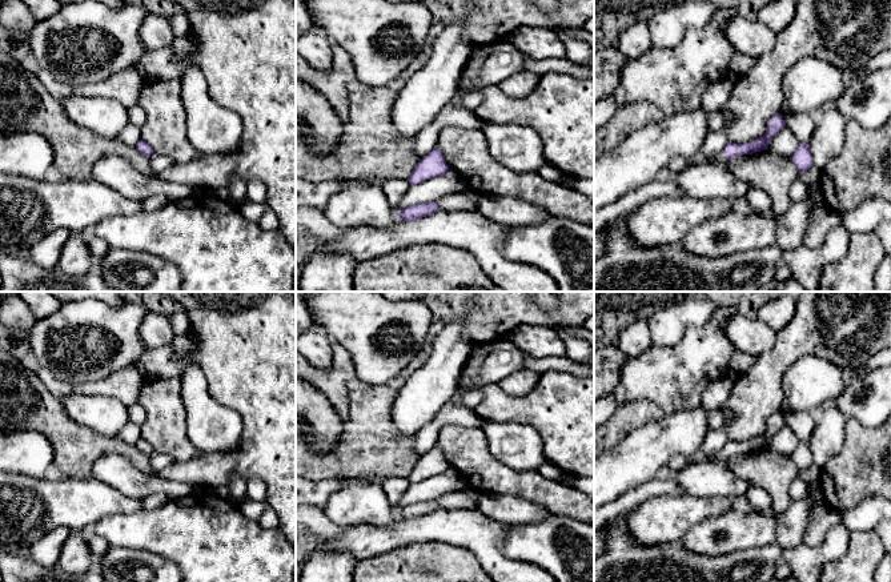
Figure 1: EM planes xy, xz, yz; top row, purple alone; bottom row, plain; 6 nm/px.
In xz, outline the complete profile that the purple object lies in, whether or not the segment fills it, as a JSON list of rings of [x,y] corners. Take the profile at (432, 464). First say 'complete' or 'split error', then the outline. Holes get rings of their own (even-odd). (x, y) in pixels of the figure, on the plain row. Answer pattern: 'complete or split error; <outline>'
complete; [[[434,445],[421,459],[416,463],[410,474],[406,477],[410,483],[421,482],[426,478],[440,475],[449,469],[444,453],[438,445]]]

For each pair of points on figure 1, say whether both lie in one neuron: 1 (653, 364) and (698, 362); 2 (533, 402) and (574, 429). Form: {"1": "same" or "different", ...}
{"1": "same", "2": "same"}

